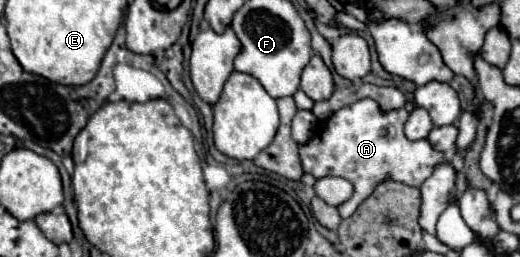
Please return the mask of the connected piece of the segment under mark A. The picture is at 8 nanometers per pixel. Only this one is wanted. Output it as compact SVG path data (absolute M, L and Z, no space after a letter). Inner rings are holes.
M363 98L339 108L323 122L321 130L317 130L309 142L299 146L305 172L313 174L315 178L339 176L353 184L353 196L345 204L337 206L343 218L349 218L381 180L393 178L409 186L421 186L433 174L437 164L447 162L445 154L437 152L427 140L409 140L403 134L403 124L407 118L409 112L405 108L383 112L375 100Z

